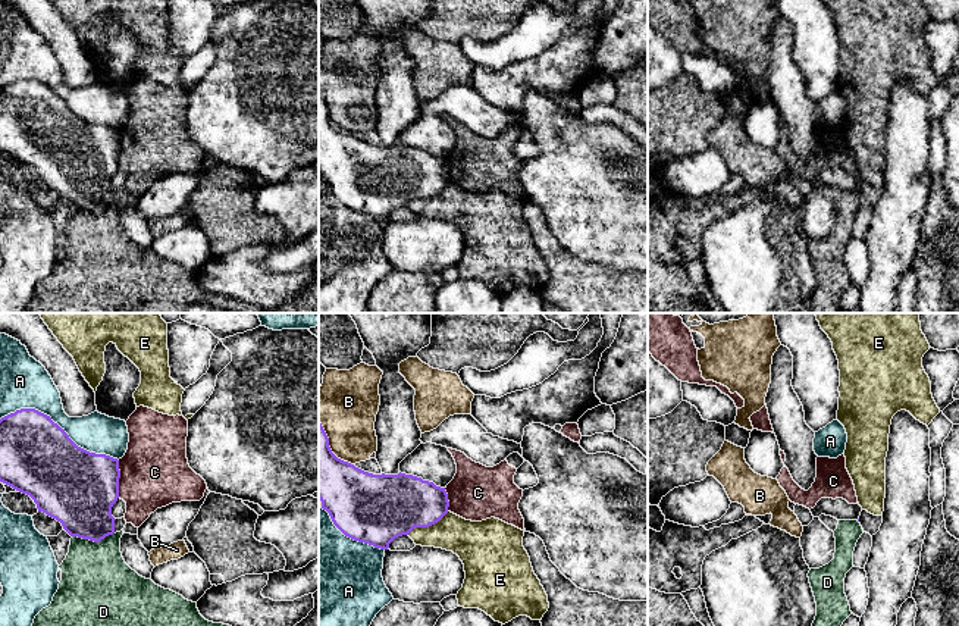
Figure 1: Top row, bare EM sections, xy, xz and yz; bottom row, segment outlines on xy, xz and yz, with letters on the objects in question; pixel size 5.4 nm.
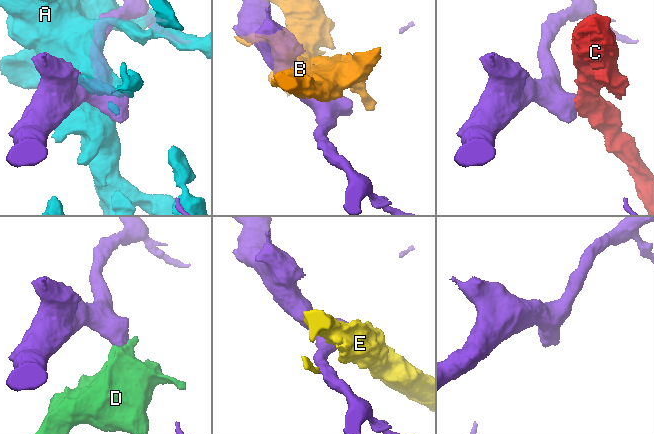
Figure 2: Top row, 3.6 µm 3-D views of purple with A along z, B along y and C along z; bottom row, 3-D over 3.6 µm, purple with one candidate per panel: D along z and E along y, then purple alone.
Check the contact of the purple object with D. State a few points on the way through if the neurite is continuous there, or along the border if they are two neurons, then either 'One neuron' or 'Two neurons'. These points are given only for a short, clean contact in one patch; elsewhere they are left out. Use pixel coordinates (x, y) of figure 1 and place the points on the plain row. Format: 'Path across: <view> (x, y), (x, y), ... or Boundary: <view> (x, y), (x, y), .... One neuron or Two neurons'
Boundary: xy (113, 203), (99, 212), (72, 207). Two neurons

